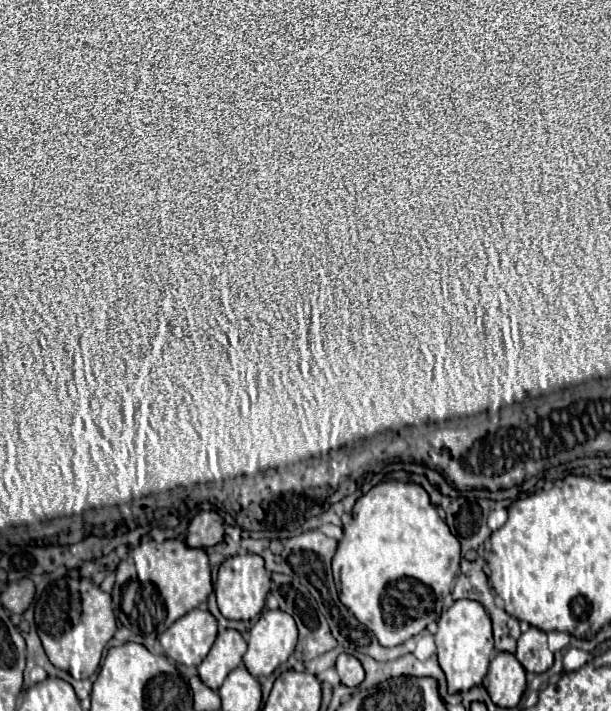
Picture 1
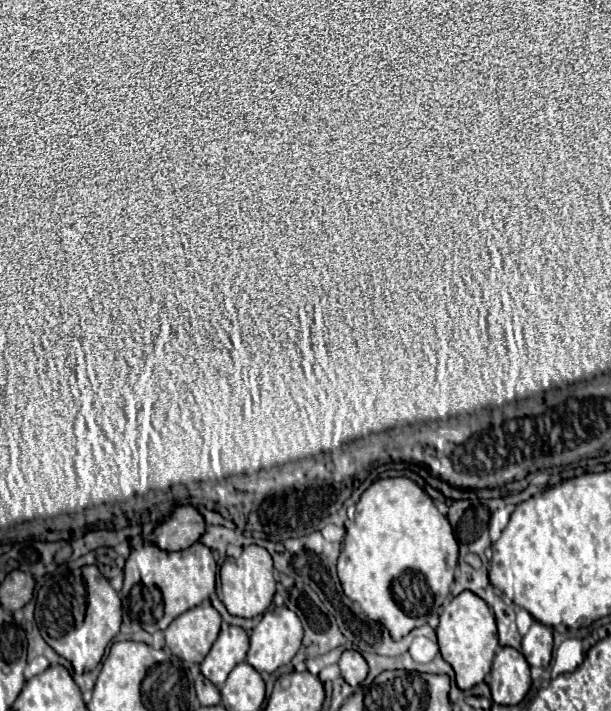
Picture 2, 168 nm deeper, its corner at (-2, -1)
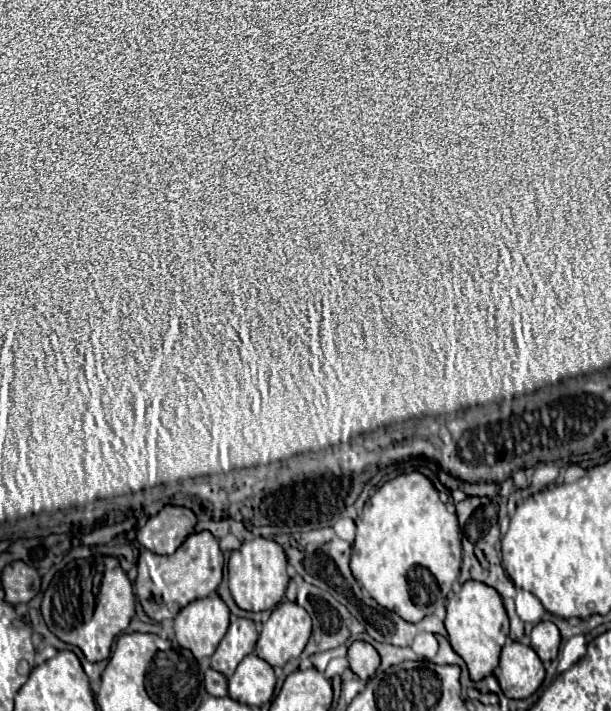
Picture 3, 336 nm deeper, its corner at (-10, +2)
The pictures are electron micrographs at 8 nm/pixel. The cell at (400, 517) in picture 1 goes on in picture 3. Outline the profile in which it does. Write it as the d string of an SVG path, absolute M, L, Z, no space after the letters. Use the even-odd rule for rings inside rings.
M414 471L386 481L364 505L360 516L350 563L354 577L382 607L418 623L434 611L440 591L450 591L458 579L462 543L456 515L448 513L432 481ZM410 583L422 583L422 587L418 585L420 603L414 601Z

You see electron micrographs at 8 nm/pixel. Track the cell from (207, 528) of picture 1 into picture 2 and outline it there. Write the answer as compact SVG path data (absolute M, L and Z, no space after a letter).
M178 506L172 516L162 522L152 540L162 550L186 550L206 532L206 520L194 506Z

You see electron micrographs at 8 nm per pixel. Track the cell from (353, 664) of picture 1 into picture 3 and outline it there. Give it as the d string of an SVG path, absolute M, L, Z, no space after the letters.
M354 641L348 647L348 661L350 661L350 669L360 679L370 679L380 665L380 655L376 653L376 649L370 643Z

